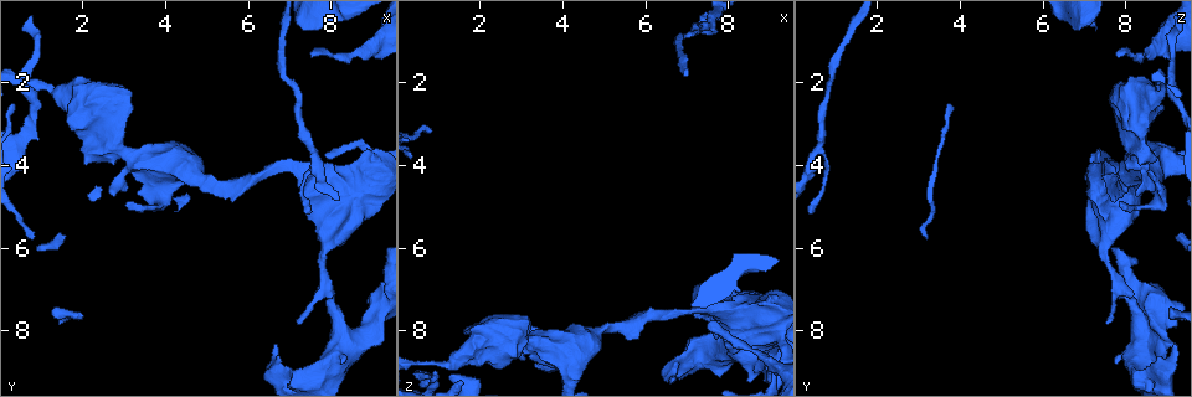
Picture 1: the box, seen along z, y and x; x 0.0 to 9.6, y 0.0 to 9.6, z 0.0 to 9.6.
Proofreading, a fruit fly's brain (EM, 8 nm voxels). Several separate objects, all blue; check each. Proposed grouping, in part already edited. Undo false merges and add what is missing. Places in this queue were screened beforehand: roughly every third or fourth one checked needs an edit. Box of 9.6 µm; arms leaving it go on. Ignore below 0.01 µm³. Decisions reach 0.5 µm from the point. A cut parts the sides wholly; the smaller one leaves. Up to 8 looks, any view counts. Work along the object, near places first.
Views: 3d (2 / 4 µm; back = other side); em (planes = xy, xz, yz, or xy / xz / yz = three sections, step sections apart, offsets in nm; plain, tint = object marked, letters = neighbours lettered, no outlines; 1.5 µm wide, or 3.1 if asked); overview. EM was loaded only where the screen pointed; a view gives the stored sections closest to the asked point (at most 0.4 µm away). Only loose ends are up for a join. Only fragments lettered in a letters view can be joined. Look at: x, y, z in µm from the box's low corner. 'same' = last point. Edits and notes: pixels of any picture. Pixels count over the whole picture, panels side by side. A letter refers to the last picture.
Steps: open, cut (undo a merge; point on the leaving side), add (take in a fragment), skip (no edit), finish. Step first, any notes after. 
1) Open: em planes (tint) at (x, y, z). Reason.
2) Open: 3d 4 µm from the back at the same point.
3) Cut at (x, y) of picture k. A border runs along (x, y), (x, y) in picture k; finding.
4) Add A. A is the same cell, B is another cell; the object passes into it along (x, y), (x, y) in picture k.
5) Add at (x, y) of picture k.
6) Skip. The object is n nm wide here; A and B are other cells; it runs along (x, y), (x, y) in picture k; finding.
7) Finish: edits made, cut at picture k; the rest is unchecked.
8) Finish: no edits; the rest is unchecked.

Open: 3d 2 µm at (7.15, 7.90, 7.55). An open end.

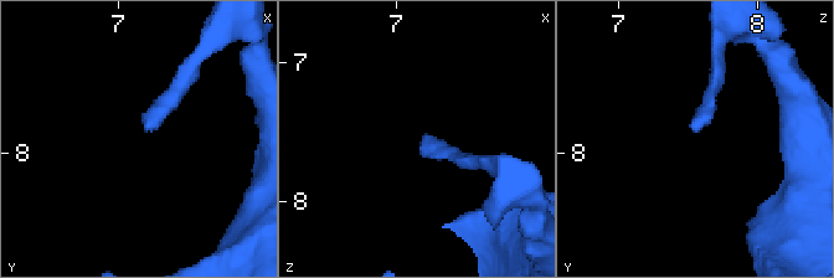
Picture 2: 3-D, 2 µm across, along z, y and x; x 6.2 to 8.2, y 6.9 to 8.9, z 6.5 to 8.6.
Open: em yz step 8 (tint) at (7.18, 7.86, 7.54).

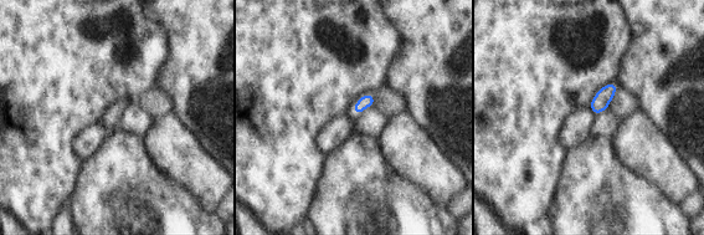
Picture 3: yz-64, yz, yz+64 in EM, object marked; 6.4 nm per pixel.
Open: em yz step 8 (letters) at the same point.

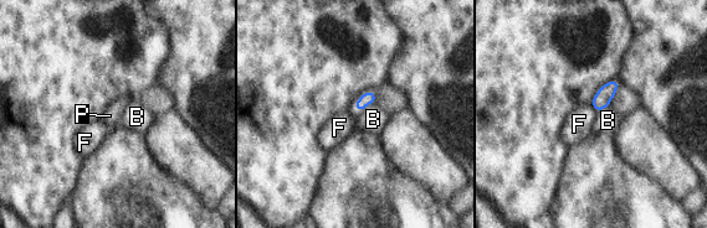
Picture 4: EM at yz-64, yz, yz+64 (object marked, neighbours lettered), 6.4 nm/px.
Add P. P is the same cell, B and F are other cells; the object passes into it along (368, 97), (357, 109), (353, 112) in picture 4; the cell continues.

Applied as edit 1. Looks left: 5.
Open: em planes (plain) at (7.55, 1.35, 7.75). Tapers out.

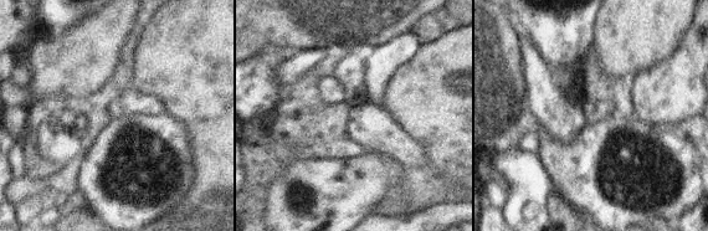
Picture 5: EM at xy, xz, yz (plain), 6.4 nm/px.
Open: em planes (letters) at the same point. See the neighbours.

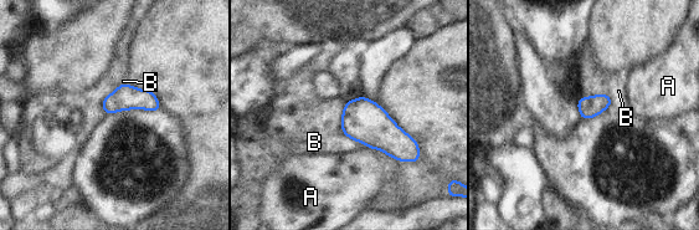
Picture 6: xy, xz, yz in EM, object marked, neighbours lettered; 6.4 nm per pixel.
Skip. A and B are other cells; a border runs along (349, 137), (364, 144) in picture 6; no lettered fragment goes on from it.

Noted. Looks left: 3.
Open: 3d 2 µm at (0.80, 5.75, 3.20). Tapers out.

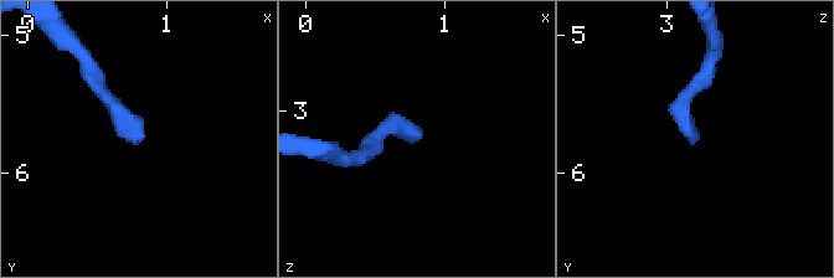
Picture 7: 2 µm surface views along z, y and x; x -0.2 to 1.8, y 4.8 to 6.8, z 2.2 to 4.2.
Open: em planes (letters) at (0.80, 5.78, 3.20). Now the EM.

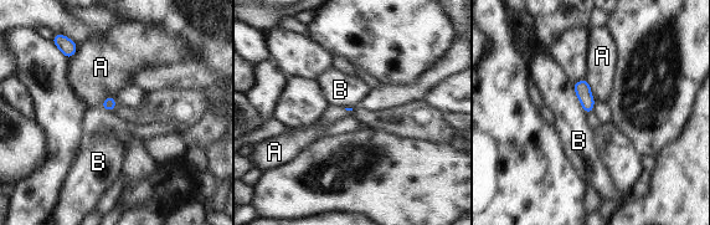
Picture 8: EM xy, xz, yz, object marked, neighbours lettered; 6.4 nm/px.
Skip. A and B are other cells; a border runs along (571, 83), (582, 110), (587, 114) in picture 8; none of them fits.

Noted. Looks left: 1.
Finish: edits made, add at picture 4; the rest is unchecked.

